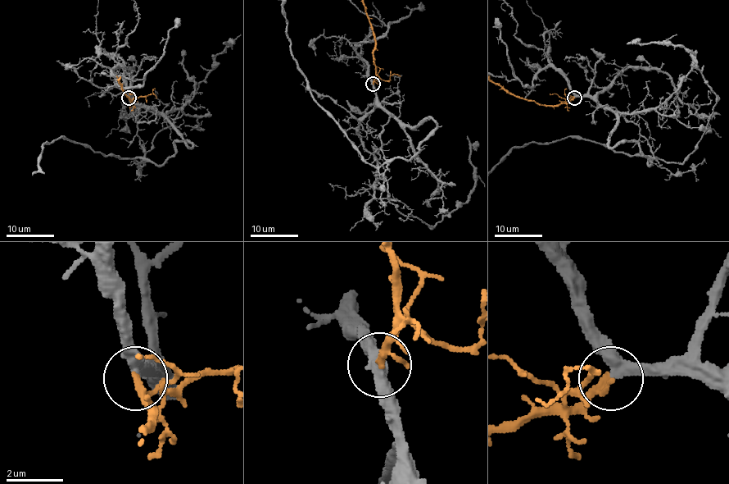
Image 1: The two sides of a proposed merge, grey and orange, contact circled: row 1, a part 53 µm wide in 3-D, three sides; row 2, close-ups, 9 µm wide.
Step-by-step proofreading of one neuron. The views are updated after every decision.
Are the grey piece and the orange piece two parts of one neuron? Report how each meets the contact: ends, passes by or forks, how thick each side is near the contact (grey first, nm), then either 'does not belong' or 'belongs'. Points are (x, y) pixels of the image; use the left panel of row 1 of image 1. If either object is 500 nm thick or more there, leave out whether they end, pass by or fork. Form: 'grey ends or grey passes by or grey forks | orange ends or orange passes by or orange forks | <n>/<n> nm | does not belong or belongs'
grey passes by | orange passes by | 360/200 nm | belongs

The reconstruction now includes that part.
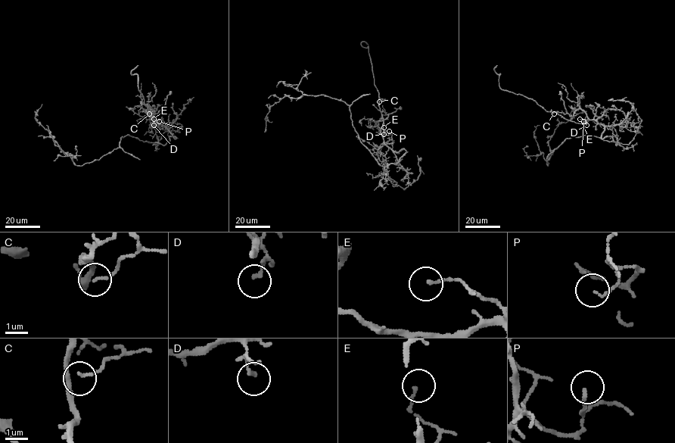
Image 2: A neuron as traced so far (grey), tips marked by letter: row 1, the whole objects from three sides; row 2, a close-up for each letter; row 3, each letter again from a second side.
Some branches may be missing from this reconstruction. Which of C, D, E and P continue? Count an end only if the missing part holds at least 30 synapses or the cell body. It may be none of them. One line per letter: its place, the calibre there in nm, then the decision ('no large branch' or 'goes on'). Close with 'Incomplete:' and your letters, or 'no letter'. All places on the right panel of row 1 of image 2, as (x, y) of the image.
C: place (554, 113); calibre 110 nm; no large branch
D: place (586, 125); calibre 140 nm; no large branch
E: place (580, 119); calibre 130 nm; no large branch
P: place (583, 121); calibre 80 nm; no large branch
Incomplete: no letter

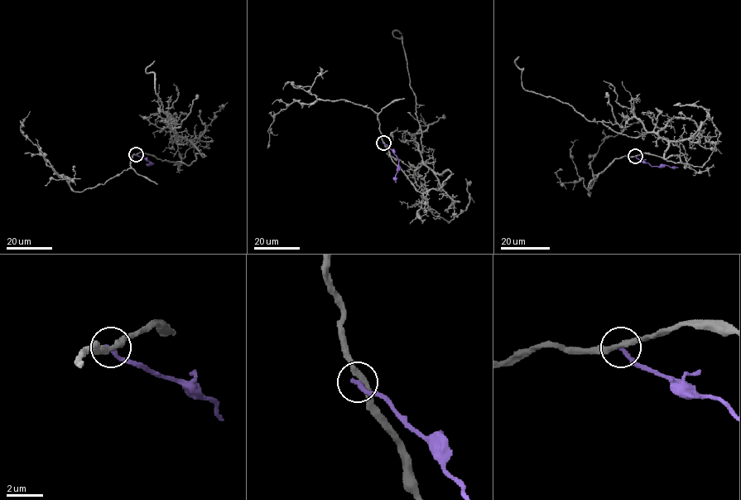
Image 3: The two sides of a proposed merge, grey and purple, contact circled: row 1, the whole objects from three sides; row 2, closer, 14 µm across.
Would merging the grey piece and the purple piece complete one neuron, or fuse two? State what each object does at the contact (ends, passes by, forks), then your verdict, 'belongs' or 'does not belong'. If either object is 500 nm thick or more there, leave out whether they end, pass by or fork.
grey passes by | purple ends | does not belong

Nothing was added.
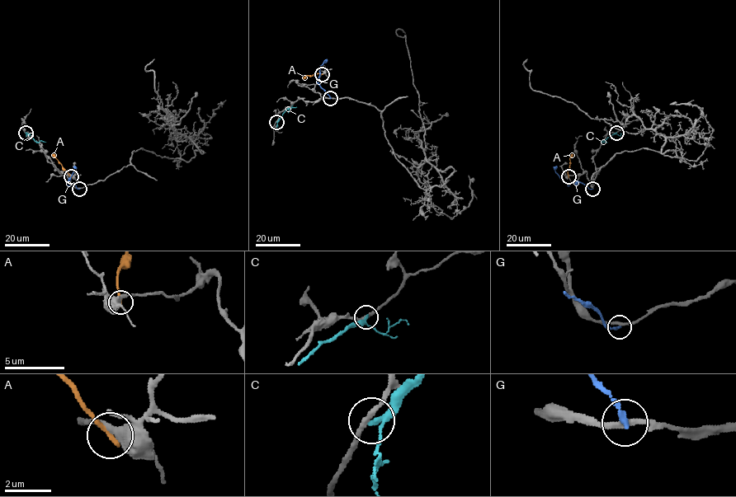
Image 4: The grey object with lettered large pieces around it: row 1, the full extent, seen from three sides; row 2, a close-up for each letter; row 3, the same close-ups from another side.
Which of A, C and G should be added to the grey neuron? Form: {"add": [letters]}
{"add": []}

